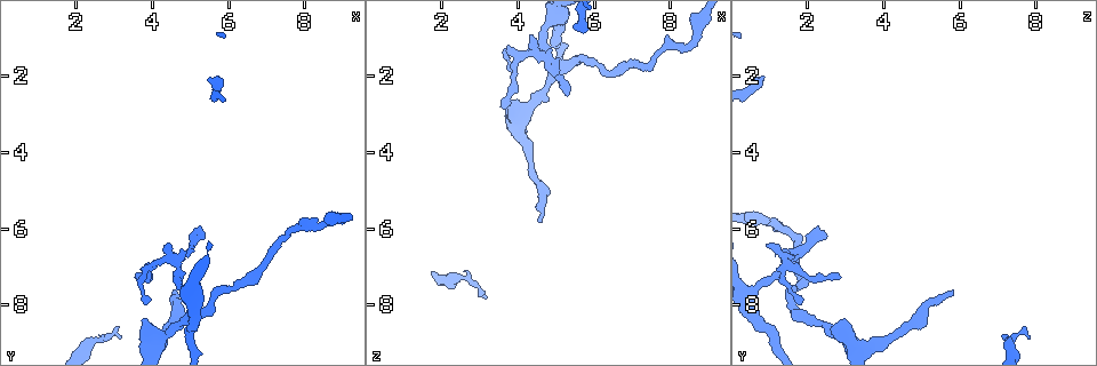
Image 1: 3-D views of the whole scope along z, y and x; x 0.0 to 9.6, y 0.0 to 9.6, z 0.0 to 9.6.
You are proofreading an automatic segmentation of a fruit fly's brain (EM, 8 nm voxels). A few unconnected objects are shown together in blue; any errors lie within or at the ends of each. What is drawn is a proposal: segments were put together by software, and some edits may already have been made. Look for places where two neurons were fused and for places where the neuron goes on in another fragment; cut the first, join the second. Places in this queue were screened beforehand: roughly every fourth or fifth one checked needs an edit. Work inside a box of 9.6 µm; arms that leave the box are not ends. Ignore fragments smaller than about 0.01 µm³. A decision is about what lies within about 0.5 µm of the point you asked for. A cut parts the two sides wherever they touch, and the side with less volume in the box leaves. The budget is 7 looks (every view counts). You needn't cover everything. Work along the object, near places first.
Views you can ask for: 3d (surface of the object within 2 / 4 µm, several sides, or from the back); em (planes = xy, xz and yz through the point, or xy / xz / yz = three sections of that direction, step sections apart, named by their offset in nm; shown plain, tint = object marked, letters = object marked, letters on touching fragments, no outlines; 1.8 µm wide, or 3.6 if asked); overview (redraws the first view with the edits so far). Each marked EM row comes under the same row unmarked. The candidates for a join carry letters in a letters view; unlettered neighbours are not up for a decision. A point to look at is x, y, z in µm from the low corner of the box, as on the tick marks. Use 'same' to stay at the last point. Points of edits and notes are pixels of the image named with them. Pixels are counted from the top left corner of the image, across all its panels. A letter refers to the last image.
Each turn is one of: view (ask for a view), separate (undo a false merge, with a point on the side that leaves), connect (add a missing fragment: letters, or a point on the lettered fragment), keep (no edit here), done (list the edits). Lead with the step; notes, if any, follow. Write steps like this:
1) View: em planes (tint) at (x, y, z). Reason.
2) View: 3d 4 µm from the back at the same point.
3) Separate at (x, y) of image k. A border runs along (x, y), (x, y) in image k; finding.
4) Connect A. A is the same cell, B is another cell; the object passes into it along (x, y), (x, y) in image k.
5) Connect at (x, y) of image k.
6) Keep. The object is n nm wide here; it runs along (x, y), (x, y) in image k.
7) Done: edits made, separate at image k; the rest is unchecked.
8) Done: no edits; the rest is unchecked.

View: em planes (letters) at (3.20, 8.80, 7.80). Thin end.

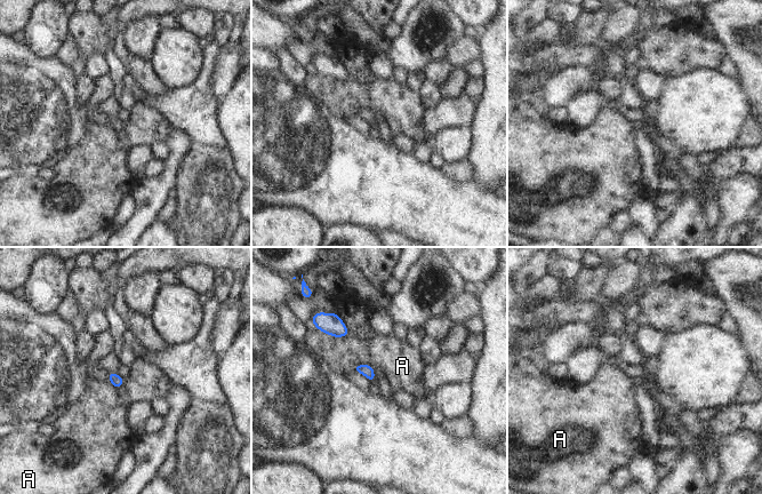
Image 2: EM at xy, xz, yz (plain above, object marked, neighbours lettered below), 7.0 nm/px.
Keep. A is another cell; a border runs along (353, 367), (369, 365), (373, 368) in image 2; no lettered fragment goes on from it.

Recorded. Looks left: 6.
View: em 3.6 µm planes (letters) at (3.65, 7.30, 2.85). Tapers out.

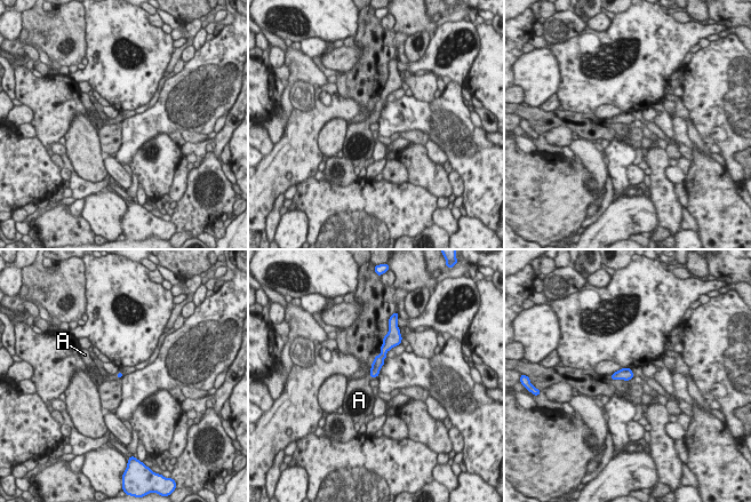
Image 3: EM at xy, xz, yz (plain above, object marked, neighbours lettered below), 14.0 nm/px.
Connect A. A is the same cell; the object passes into it along (376, 365), (370, 375), (358, 388) in image 3; the neuron continues.

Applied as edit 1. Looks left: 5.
View: em planes (letters) at (8.55, 6.00, 1.30). Abrupt turn.

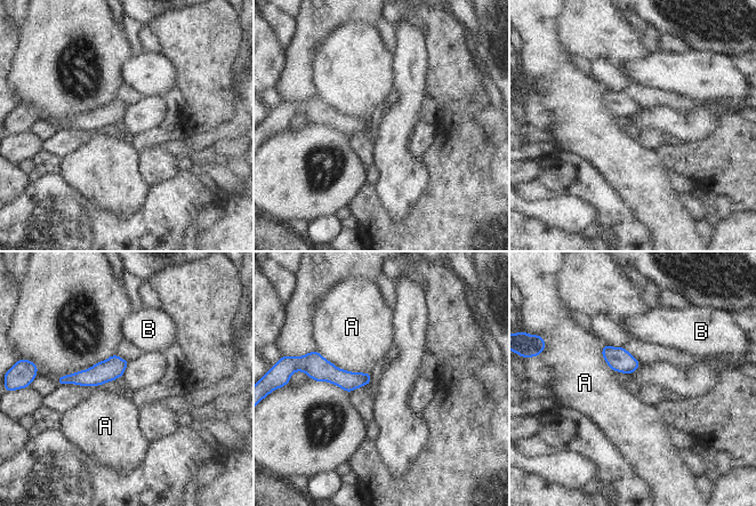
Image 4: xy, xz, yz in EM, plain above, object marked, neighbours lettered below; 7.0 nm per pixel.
Keep. The object is 100 nm wide here; the longest contact is with A, 420 nm; A and B are other cells; all the same neuron.

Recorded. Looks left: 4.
Done: edits made, connect at image 3; the rest is unchecked.

